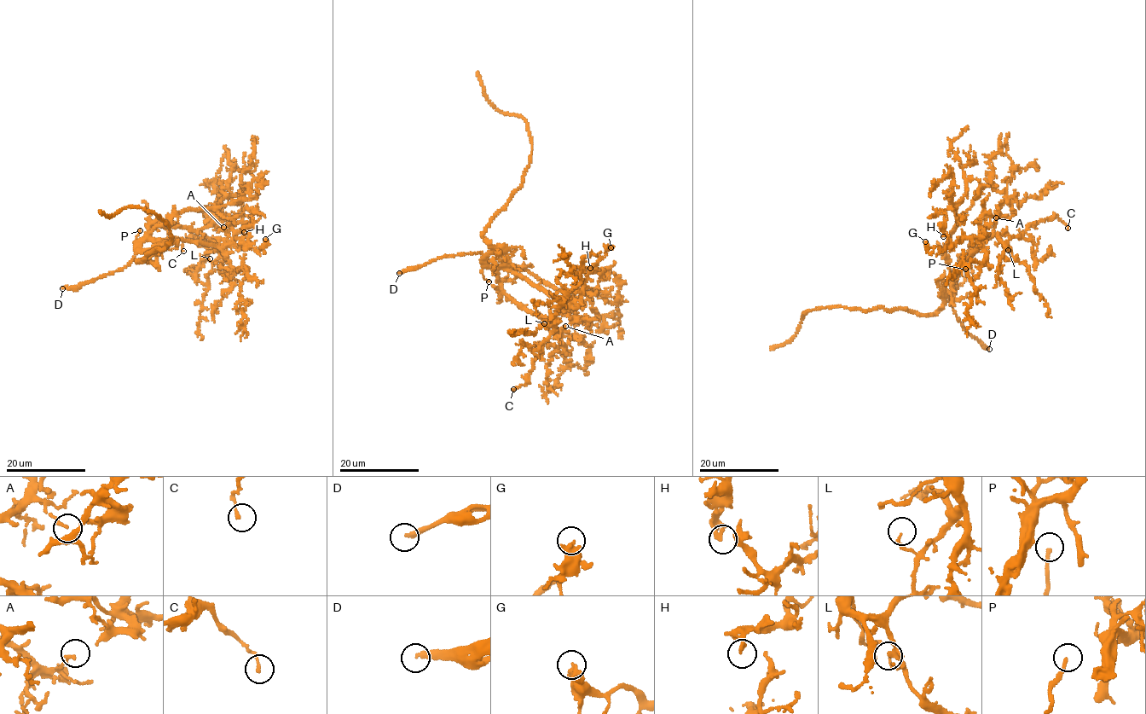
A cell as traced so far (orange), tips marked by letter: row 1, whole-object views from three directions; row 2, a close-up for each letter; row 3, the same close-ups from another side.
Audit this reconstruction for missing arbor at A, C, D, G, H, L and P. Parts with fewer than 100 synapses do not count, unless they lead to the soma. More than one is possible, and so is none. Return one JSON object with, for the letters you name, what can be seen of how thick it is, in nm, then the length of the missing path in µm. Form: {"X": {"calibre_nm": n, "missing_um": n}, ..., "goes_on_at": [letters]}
{"D": {"calibre_nm": 240, "missing_um": 10}, "goes_on_at": ["D"]}

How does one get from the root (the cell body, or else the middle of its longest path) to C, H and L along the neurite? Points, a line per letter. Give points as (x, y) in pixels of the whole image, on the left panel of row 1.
C: (145, 252), (140, 247), (147, 227), (168, 225), (195, 229), (222, 253), (193, 236), (184, 240), (183, 251)
H: (145, 252), (141, 243), (158, 226), (189, 210), (211, 208), (228, 218), (245, 208), (253, 223), (244, 232)
L: (145, 252), (140, 247), (147, 227), (168, 225), (195, 229), (213, 240), (222, 252), (213, 262), (210, 258)

